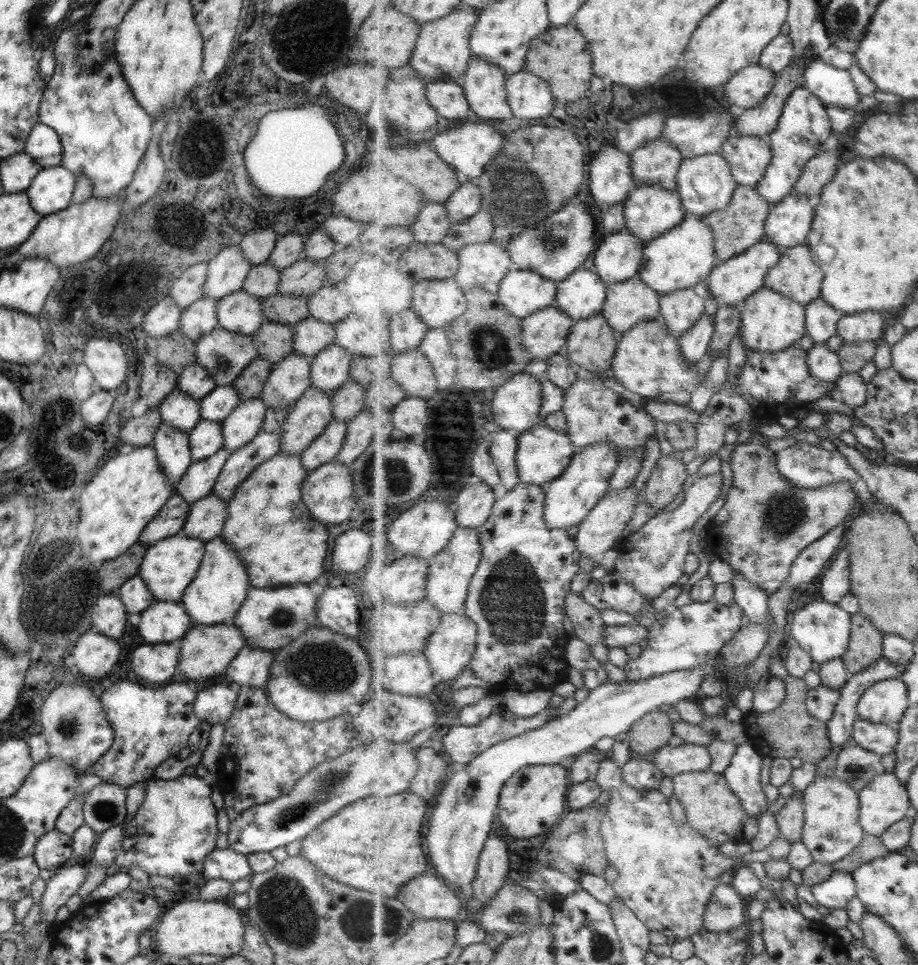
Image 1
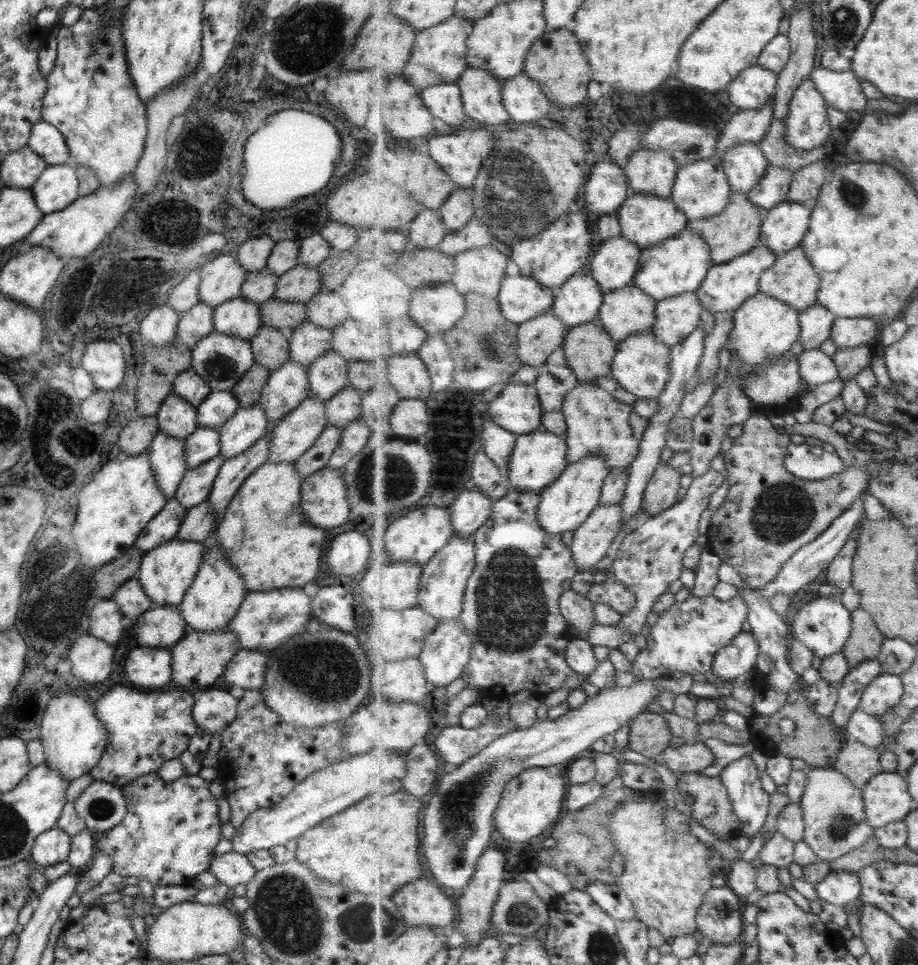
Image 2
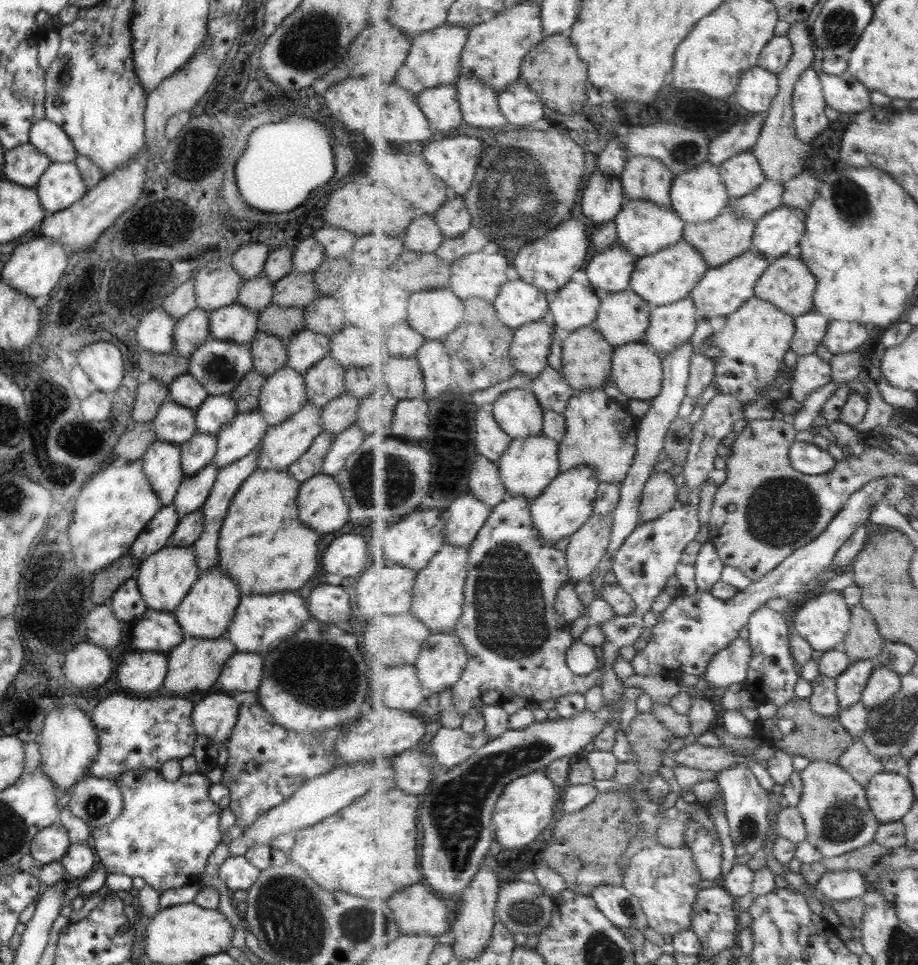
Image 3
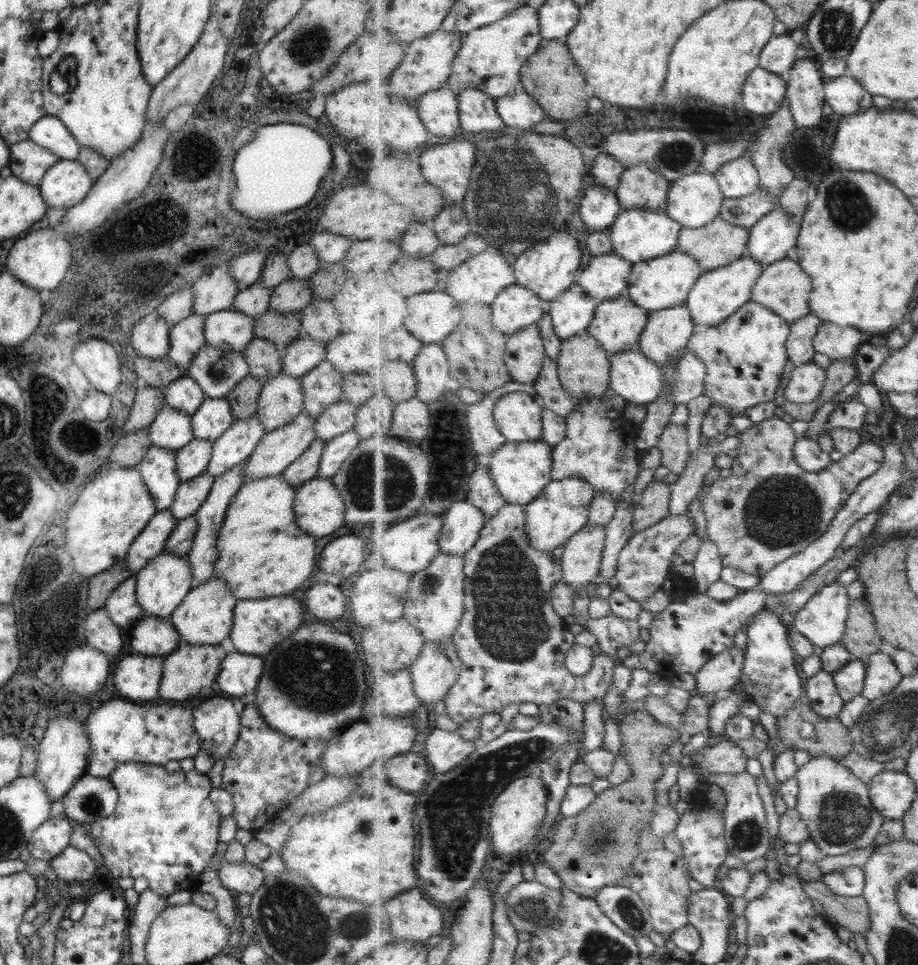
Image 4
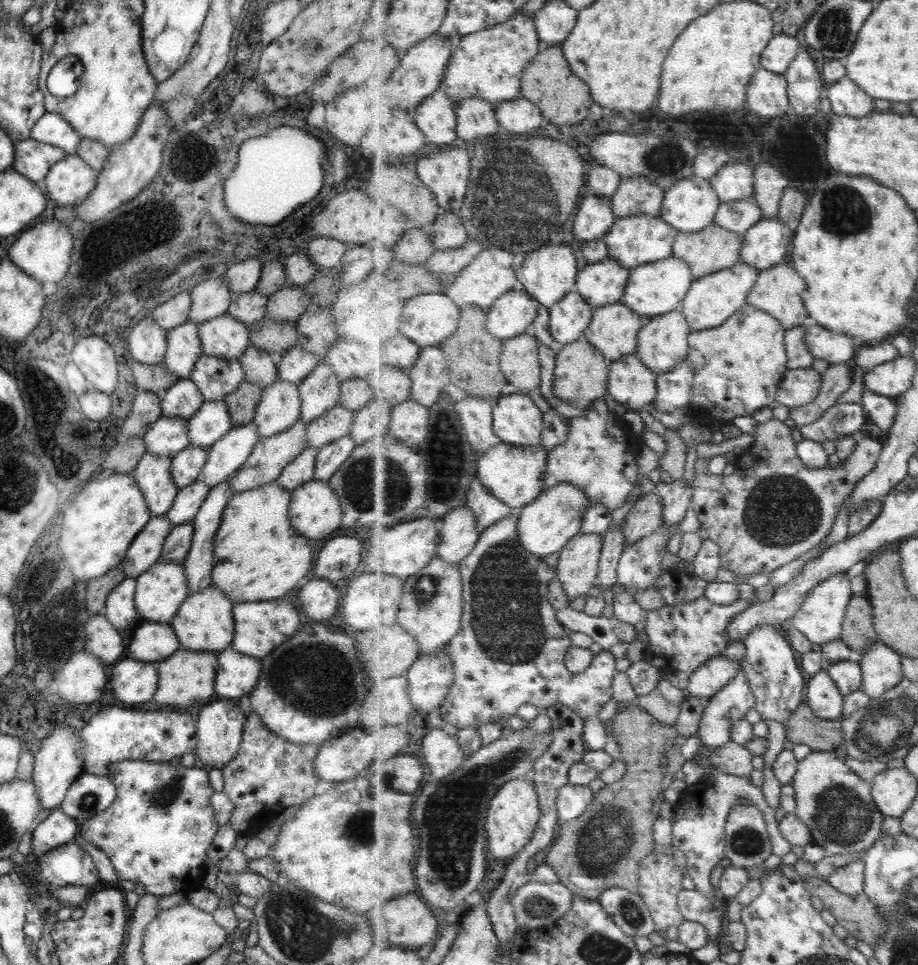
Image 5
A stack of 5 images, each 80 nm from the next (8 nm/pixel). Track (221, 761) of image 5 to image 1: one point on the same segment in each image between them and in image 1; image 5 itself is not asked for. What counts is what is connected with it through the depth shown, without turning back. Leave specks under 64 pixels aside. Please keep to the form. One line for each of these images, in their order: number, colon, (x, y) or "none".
1: (214, 703)
2: (215, 708)
3: (214, 715)
4: (215, 721)

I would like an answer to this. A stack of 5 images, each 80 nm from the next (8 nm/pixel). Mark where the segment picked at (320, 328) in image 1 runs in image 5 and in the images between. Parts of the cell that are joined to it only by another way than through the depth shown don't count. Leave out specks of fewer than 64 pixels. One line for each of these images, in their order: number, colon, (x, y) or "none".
2: (307, 342)
3: (304, 348)
4: (299, 356)
5: (295, 363)

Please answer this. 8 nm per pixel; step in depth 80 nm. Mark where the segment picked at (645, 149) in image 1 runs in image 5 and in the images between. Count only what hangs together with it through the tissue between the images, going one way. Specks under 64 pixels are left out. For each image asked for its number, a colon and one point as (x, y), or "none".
2: (654, 172)
3: (646, 178)
4: (641, 186)
5: (639, 195)

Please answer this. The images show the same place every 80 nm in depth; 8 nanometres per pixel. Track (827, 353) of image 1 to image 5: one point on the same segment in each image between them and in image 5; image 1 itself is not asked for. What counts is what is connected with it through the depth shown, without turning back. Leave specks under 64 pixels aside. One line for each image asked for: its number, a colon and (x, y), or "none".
2: (817, 367)
3: (811, 371)
4: (806, 382)
5: (800, 387)

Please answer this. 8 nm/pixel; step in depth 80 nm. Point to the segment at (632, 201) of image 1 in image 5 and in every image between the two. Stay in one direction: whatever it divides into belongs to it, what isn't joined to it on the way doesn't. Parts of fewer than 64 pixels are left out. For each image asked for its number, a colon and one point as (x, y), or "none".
2: (646, 219)
3: (644, 227)
4: (639, 234)
5: (633, 241)

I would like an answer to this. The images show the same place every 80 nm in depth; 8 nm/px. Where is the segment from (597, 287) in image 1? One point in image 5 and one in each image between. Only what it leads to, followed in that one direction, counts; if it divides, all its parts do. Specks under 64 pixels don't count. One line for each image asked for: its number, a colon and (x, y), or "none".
2: (579, 301)
3: (576, 306)
4: (572, 313)
5: (569, 318)

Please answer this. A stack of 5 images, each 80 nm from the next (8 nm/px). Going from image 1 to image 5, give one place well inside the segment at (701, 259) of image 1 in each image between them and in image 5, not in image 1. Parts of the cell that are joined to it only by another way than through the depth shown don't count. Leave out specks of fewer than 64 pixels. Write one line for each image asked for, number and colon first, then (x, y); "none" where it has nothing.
2: (679, 265)
3: (672, 274)
4: (664, 282)
5: (660, 287)

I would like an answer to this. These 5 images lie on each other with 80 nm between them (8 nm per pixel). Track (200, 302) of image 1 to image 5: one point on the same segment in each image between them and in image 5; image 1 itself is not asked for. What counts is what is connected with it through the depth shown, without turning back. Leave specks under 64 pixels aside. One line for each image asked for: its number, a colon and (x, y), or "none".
2: (197, 322)
3: (191, 330)
4: (186, 337)
5: (183, 346)

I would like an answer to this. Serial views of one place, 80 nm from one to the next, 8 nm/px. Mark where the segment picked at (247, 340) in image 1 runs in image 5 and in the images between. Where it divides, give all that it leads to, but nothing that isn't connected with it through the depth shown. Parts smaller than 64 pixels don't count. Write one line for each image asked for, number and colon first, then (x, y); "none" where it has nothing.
2: (220, 359)
3: (218, 365)
4: (216, 371)
5: (215, 377)

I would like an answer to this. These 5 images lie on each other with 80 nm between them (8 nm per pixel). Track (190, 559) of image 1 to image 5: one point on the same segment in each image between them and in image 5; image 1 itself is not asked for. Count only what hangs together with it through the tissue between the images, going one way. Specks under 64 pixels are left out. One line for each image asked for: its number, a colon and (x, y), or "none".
2: (165, 571)
3: (163, 578)
4: (162, 582)
5: (159, 591)

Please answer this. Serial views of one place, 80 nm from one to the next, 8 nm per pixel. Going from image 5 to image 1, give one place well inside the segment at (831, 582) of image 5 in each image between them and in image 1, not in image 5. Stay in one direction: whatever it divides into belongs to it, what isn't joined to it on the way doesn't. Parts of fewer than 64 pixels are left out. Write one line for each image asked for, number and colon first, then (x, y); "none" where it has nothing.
1: (822, 628)
2: (824, 625)
3: (824, 621)
4: (824, 619)

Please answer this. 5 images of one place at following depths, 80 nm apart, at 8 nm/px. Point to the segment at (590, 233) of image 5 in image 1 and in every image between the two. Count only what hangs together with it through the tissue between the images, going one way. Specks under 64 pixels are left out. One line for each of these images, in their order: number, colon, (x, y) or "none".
1: (611, 175)
2: (608, 188)
3: (604, 197)
4: (600, 206)

